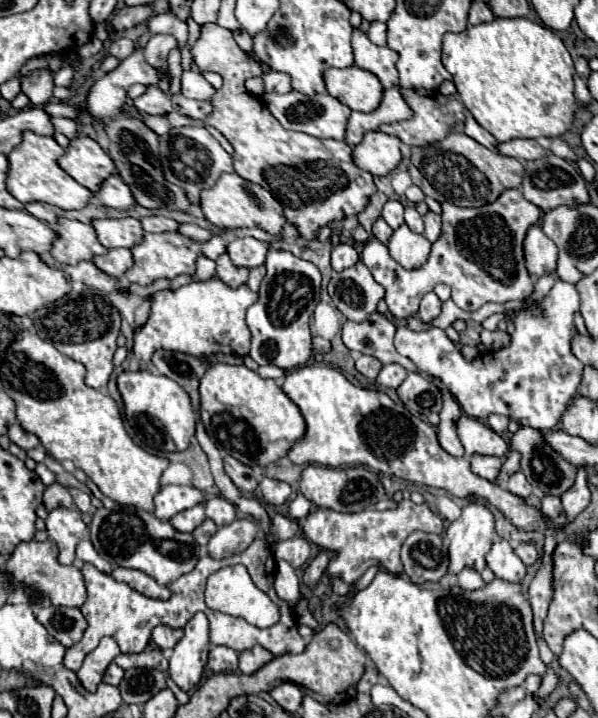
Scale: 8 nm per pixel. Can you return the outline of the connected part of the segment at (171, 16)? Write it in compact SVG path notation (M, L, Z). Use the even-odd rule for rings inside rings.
M173 11L155 15L153 19L147 21L147 27L151 33L173 33L175 39L179 41L179 47L185 47L185 43L187 43L187 23L177 19L177 15Z

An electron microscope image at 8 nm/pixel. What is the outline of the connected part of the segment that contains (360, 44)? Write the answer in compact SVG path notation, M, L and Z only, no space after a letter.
M359 27L353 29L351 45L353 45L353 55L355 55L357 67L375 73L385 89L391 89L399 83L399 73L395 69L399 55L395 55L395 51L391 51L389 47L379 47L379 45L371 43Z

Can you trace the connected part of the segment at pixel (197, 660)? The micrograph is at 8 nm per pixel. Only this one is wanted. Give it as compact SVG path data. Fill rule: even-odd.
M203 613L195 615L185 627L183 637L173 647L169 657L169 677L181 691L193 691L203 675L209 655L209 621Z

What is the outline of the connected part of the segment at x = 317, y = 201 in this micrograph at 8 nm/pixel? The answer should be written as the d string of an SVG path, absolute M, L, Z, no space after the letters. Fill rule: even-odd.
M215 23L201 27L201 37L191 55L201 71L215 71L223 77L223 87L215 91L213 111L203 125L211 125L225 135L233 147L235 171L275 195L283 205L285 219L297 227L303 241L315 241L323 225L359 215L369 205L371 195L377 191L373 175L353 163L353 149L345 141L319 139L281 127L265 101L245 89L245 79L263 75L263 71L255 59L237 47L231 31Z

